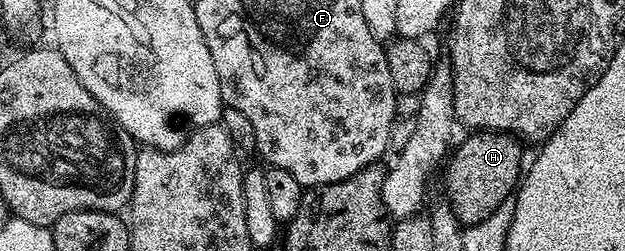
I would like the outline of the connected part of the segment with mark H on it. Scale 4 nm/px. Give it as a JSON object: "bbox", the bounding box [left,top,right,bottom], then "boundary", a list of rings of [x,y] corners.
{"bbox":[445,129,523,225],"boundary":[[[477,129],[462,141],[461,144],[452,148],[445,167],[445,195],[447,203],[453,208],[455,217],[463,225],[479,223],[488,217],[493,211],[503,207],[504,199],[514,194],[519,180],[523,175],[523,163],[521,167],[522,140],[508,131],[490,131]]]}

